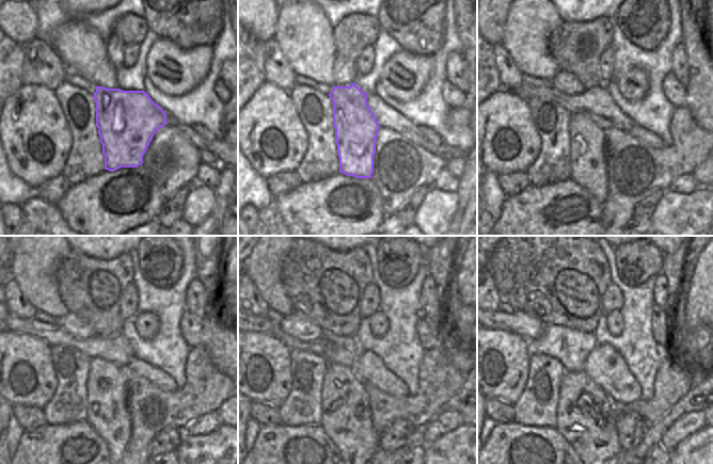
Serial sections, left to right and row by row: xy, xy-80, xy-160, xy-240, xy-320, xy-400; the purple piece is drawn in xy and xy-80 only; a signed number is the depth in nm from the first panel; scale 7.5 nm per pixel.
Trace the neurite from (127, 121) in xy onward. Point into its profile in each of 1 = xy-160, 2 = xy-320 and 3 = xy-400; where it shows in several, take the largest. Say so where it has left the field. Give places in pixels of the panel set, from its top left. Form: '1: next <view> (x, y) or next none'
1: next xy-160 (587, 166)
2: next xy-320 (347, 420)
3: next xy-400 (586, 418)

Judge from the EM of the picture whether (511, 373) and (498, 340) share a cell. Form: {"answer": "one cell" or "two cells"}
{"answer": "one cell"}

